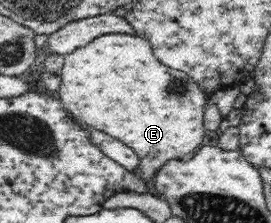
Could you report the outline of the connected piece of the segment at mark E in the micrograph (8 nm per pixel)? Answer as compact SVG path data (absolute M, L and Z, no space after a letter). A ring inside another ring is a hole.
M105 34L105 36L95 38L95 40L90 44L87 44L87 46L83 46L65 57L62 75L60 77L61 86L58 94L65 107L67 107L67 110L72 112L77 121L81 123L85 122L87 127L91 129L95 128L95 130L99 130L99 132L105 132L105 134L109 134L109 136L121 140L123 144L131 146L131 148L141 156L141 158L139 158L141 159L141 162L139 162L139 170L135 170L133 173L137 173L139 177L145 180L148 180L148 178L153 176L159 168L163 168L169 160L186 159L202 147L201 142L203 142L203 138L205 138L206 131L204 128L204 117L206 114L205 106L207 106L208 102L208 97L205 95L205 91L201 89L201 86L197 85L197 82L195 82L191 76L184 73L183 70L177 70L161 63L161 60L156 58L155 54L152 52L151 44L148 40L145 40L137 34L135 36L131 36L130 34Z

